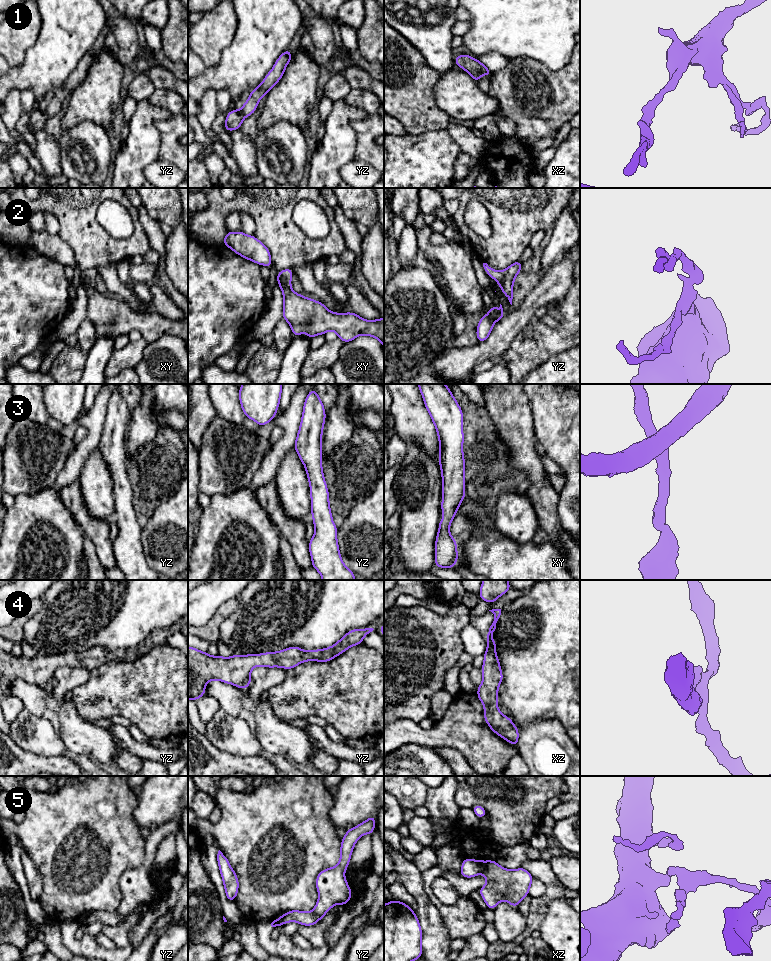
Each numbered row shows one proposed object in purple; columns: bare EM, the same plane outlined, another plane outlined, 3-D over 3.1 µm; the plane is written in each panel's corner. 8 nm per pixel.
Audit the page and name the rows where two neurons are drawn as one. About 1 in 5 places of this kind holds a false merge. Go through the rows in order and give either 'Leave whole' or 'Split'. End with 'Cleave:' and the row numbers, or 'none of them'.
1: Leave whole
2: Leave whole
3: Leave whole
4: Leave whole
5: Split
Cleave: 5

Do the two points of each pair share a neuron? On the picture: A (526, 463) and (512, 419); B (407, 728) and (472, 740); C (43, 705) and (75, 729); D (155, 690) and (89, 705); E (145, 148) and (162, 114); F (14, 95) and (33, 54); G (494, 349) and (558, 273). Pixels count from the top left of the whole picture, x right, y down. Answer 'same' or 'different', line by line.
A: same
B: same
C: same
D: same
E: same
F: different
G: same

